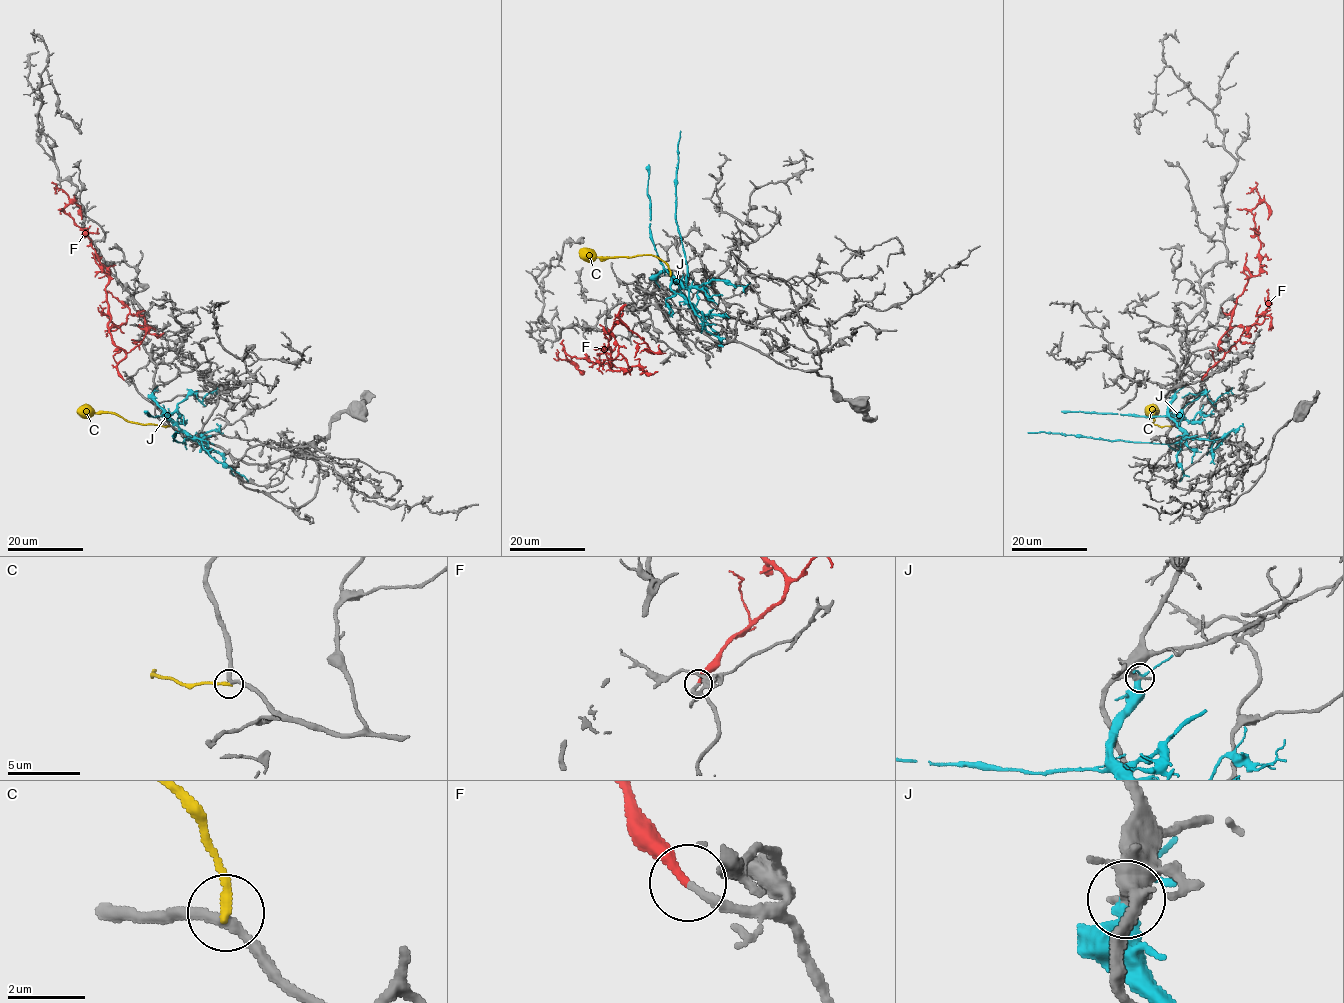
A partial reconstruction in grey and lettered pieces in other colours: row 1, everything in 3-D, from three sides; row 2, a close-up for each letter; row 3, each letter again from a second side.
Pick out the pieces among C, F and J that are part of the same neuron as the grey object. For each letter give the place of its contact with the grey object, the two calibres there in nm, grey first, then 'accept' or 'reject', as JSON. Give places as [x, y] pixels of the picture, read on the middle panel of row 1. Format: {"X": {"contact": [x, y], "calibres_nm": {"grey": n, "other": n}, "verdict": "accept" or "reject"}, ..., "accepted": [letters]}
{"C": {"contact": [670, 275], "calibres_nm": {"grey": 240, "other": 220}, "verdict": "reject"}, "F": {"contact": [625, 304], "calibres_nm": {"grey": 220, "other": 280}, "verdict": "accept"}, "J": {"contact": [655, 278], "calibres_nm": {"grey": 480, "other": 280}, "verdict": "reject"}, "accepted": ["F"]}

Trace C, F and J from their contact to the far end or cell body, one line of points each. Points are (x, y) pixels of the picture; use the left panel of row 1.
C: (168, 426), (130, 422), (108, 412), (77, 410)
F: (124, 379), (117, 365), (126, 356), (108, 325), (107, 268), (65, 212), (69, 197), (55, 193)
J: (153, 392), (159, 407), (186, 435), (185, 443), (174, 440), (176, 432), (178, 433)

